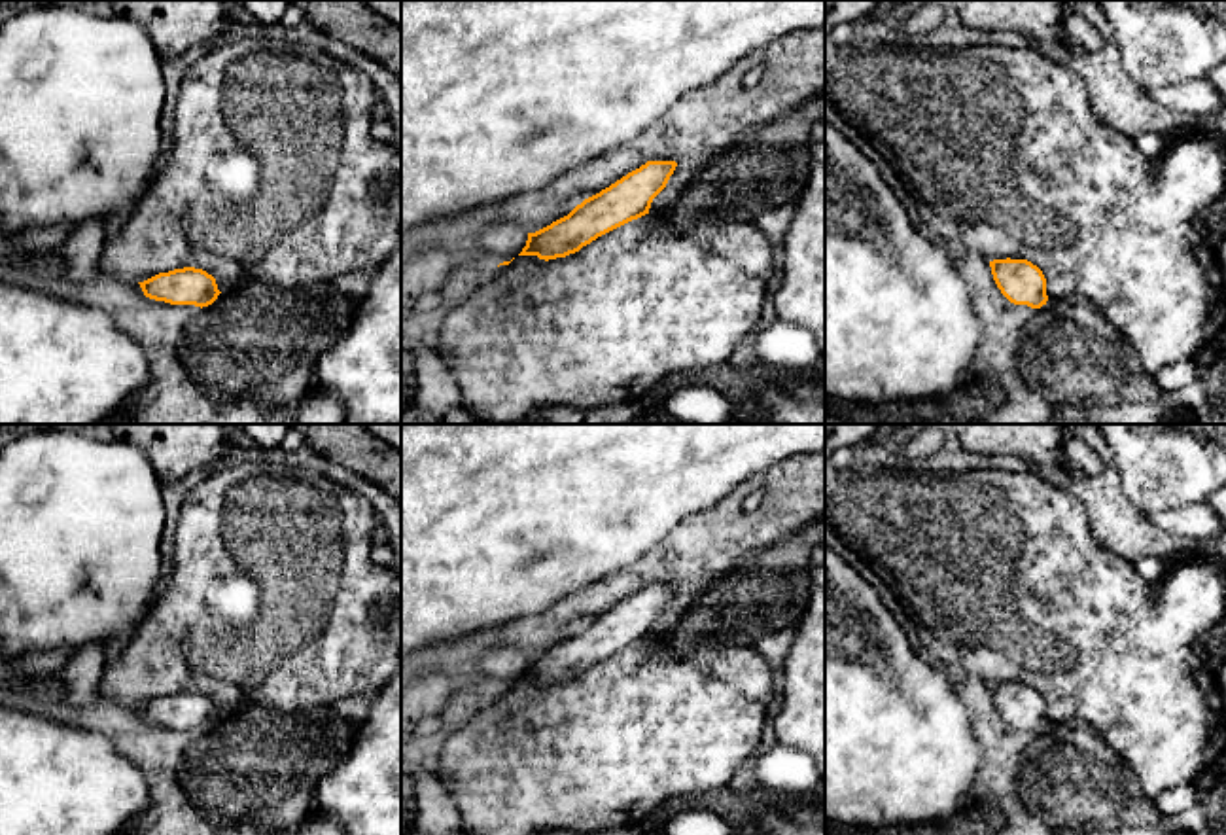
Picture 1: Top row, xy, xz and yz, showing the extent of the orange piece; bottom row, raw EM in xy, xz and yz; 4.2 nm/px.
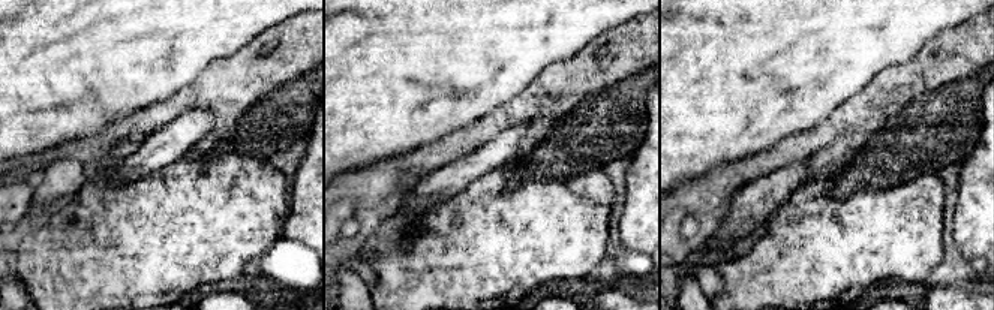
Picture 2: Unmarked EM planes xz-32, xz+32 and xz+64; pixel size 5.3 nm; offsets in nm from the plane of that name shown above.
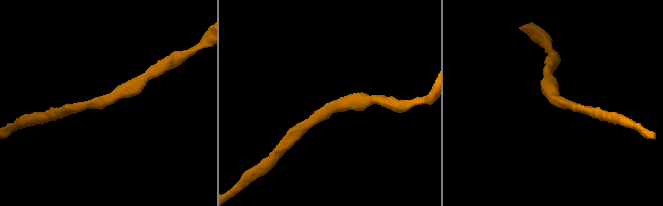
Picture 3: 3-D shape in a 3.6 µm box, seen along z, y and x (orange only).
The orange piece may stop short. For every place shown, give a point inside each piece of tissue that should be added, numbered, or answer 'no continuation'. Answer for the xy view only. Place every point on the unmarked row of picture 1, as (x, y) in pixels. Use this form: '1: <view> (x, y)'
no continuation

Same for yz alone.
no continuation

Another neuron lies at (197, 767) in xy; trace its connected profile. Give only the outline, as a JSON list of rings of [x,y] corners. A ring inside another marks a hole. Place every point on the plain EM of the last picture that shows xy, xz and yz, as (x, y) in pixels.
[[[250,704],[201,733],[178,780],[219,831],[259,826],[284,833],[314,812],[320,780],[348,757],[358,731],[335,706],[280,712]]]

